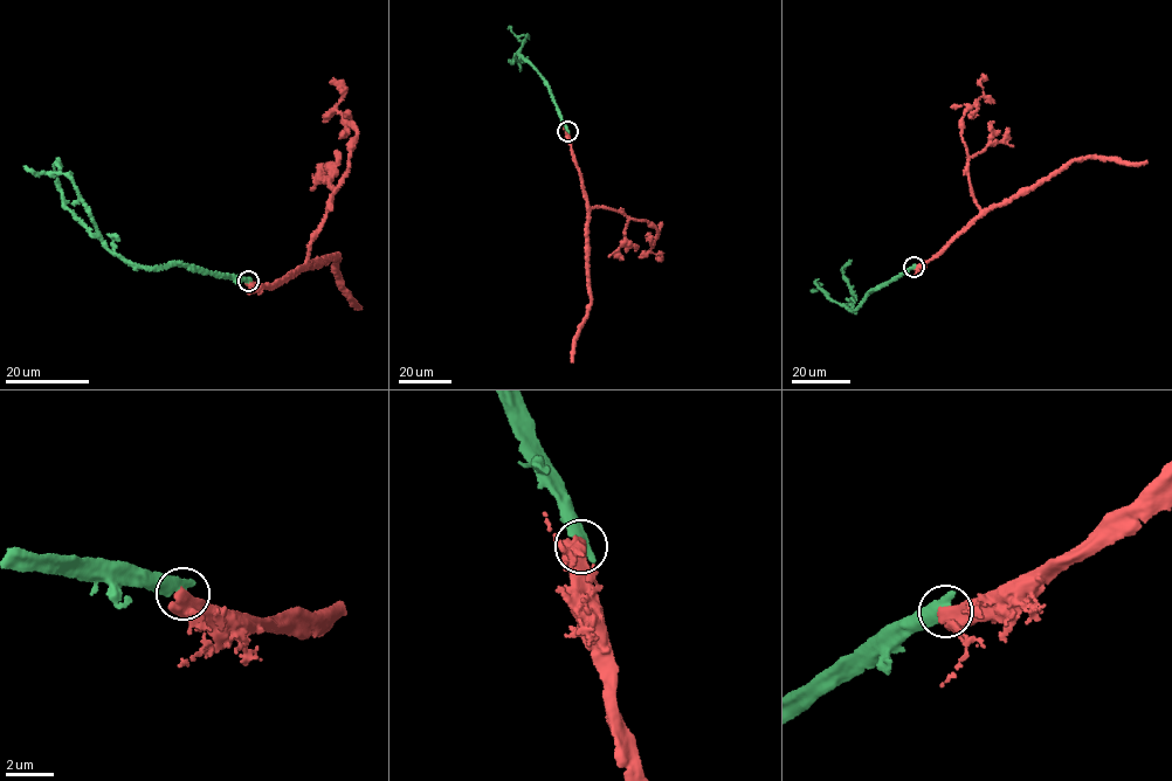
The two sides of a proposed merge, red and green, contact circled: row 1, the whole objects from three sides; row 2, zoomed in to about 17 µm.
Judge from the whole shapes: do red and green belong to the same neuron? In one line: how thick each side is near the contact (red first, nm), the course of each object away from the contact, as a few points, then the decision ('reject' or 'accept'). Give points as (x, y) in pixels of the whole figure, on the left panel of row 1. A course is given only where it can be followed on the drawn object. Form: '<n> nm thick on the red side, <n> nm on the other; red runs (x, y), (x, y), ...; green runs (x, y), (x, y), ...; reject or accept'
440 nm thick on the red side, 420 nm on the other; red runs (248, 282), (271, 289), (308, 265), (317, 268), (337, 256), (339, 280), (359, 310); green runs (248, 282), (178, 261), (154, 267), (130, 264), (105, 246), (73, 180), (63, 173), (36, 174), (25, 166); reject

